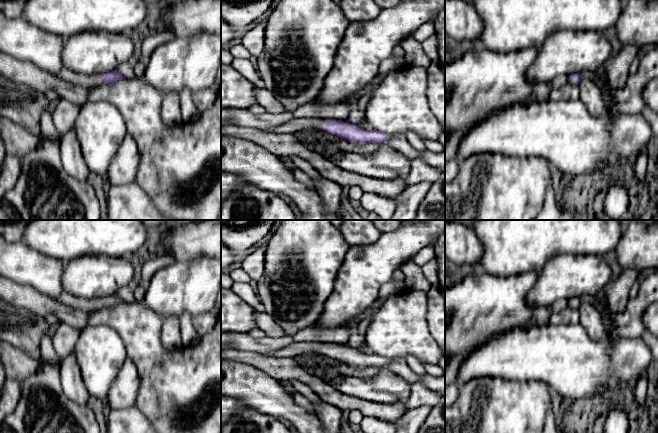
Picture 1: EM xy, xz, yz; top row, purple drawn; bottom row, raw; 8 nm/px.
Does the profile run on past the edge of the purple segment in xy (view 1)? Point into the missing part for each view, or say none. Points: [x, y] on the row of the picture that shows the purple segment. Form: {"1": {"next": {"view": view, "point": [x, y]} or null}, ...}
{"1": {"next": {"view": "xy", "point": [86, 80]}}}

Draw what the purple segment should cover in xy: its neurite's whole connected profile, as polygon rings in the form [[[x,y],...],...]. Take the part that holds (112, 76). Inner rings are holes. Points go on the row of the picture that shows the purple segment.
[[[63,68],[56,75],[65,81],[86,87],[94,87],[125,79],[117,70],[102,74],[83,75],[76,74],[66,68]]]

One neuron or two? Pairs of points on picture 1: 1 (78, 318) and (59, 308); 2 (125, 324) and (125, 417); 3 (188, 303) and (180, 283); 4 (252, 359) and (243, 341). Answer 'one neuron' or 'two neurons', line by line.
1: one neuron
2: two neurons
3: one neuron
4: two neurons

